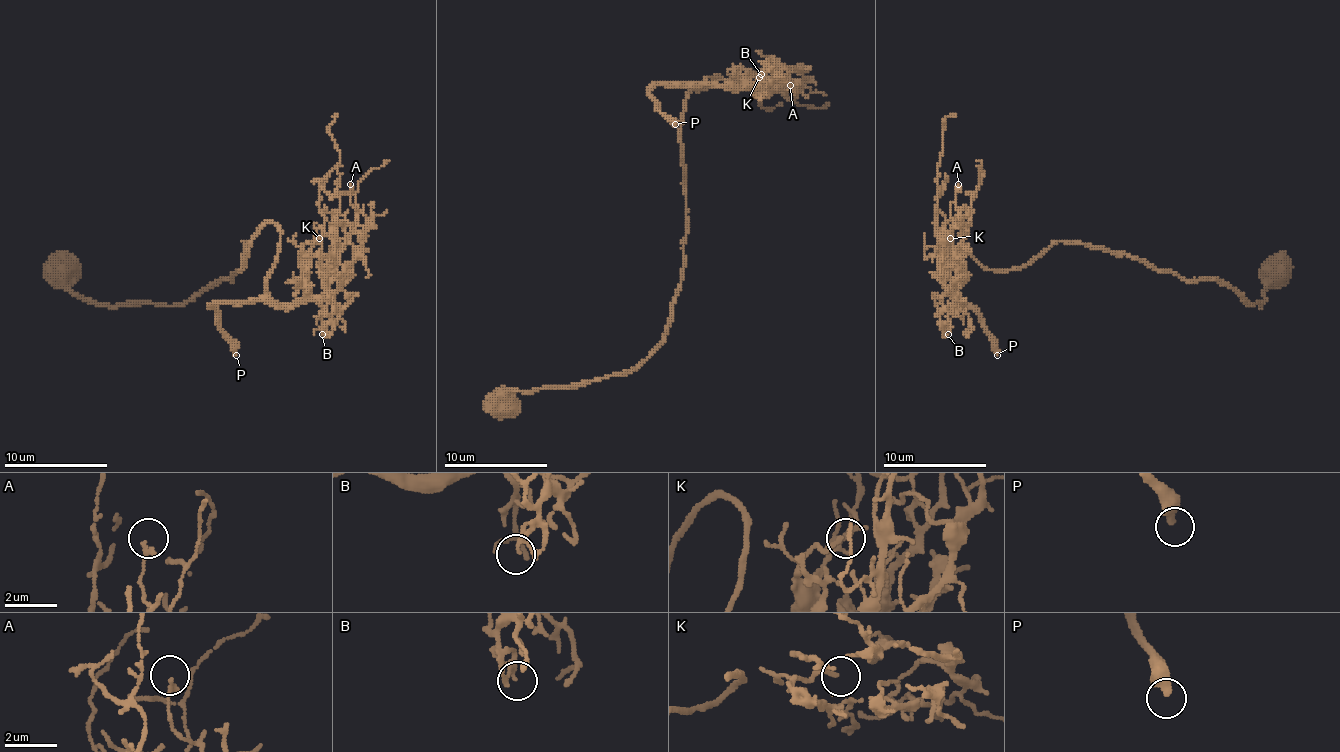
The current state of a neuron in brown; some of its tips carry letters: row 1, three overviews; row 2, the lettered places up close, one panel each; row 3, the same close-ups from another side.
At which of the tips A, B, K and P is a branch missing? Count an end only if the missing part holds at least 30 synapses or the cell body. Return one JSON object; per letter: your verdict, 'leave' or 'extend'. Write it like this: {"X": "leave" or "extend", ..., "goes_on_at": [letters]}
{"A": "leave", "B": "leave", "K": "leave", "P": "extend", "goes_on_at": ["P"]}

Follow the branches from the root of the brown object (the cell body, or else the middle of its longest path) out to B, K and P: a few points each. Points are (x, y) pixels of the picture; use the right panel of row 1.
B: (1277, 277), (1249, 306), (1215, 280), (1062, 241), (987, 270), (958, 223), (948, 334)
K: (1277, 277), (1249, 306), (1215, 280), (1062, 241), (1020, 267), (987, 270), (958, 223), (958, 303), (950, 238)
P: (1277, 277), (1249, 306), (1215, 280), (1062, 241), (1020, 267), (987, 270), (958, 223), (953, 290), (997, 355)

